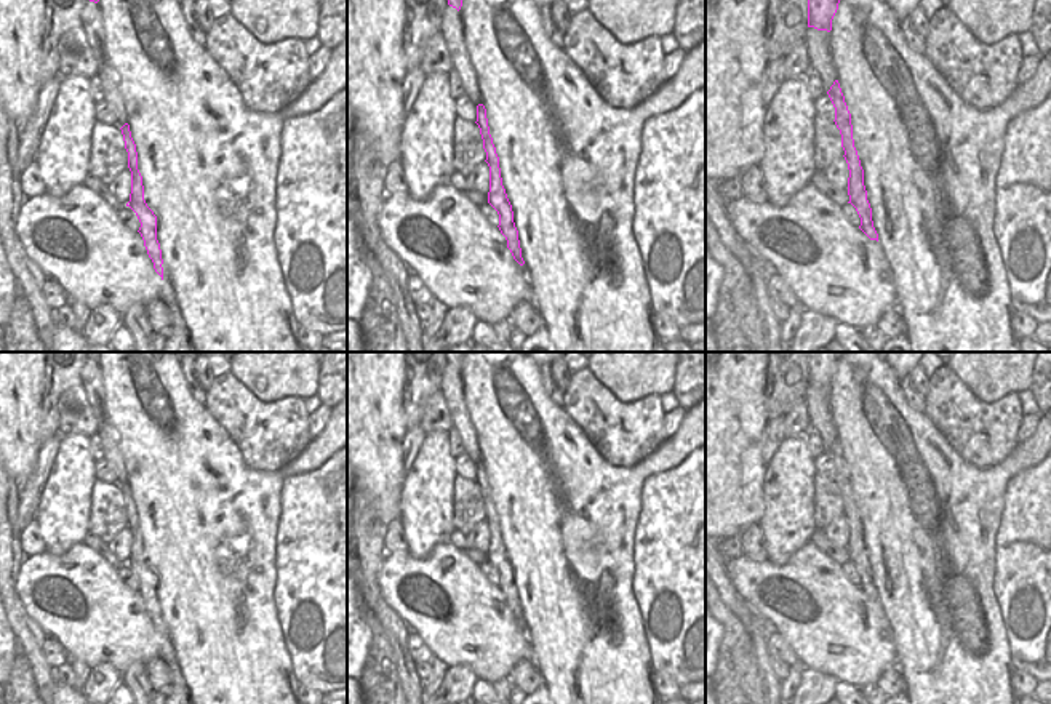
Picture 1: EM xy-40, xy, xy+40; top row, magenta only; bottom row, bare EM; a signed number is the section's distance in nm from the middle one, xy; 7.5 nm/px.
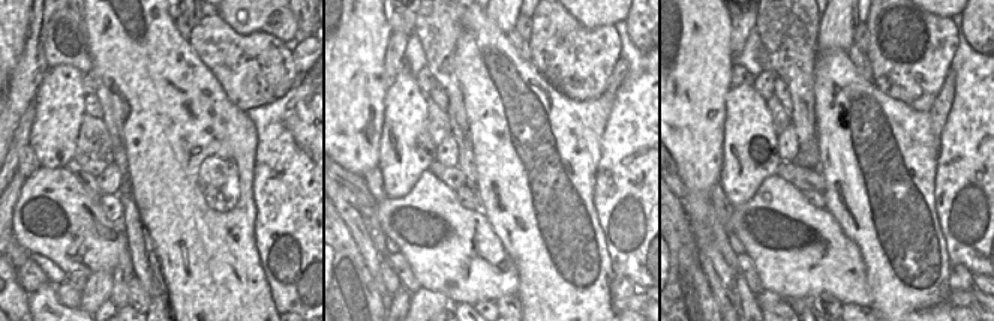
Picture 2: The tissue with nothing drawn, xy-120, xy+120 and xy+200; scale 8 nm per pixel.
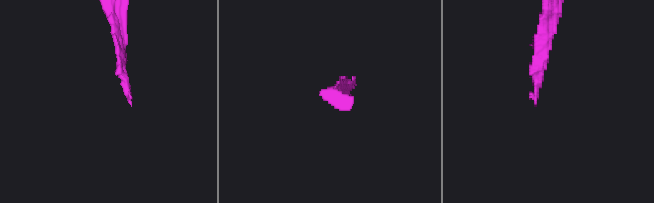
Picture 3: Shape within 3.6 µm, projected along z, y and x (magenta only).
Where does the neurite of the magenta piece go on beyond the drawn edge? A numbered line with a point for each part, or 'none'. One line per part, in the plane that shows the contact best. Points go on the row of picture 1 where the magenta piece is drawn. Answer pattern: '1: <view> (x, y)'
1: xy-40 (178, 341)

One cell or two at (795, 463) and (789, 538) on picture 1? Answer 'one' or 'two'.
one

